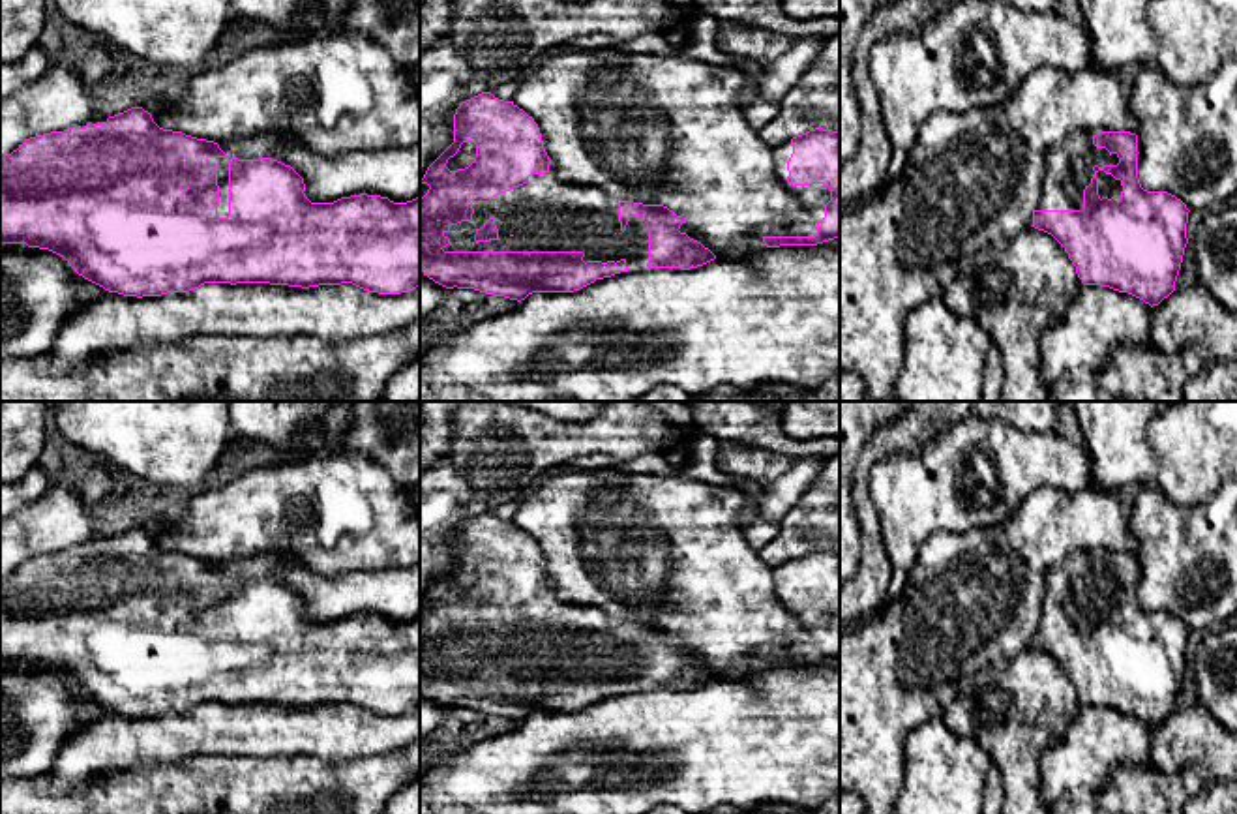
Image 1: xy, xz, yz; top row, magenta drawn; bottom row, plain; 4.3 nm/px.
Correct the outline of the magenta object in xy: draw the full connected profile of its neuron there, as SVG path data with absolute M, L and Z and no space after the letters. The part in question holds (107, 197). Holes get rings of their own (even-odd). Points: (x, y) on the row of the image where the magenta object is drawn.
M142 107L36 135L0 158L0 246L26 244L64 257L84 279L124 296L189 293L204 283L319 287L352 283L379 294L420 287L420 197L394 203L350 195L311 203L304 178L272 158L238 159L217 143L159 128Z

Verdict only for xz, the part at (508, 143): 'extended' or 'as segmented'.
extended

